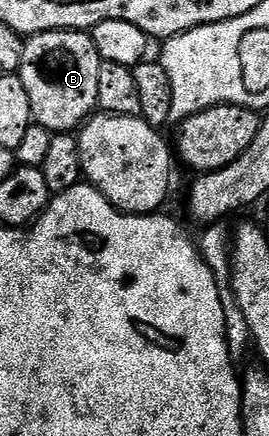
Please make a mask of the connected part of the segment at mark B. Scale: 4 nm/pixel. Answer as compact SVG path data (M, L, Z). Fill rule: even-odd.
M47 30L33 34L24 43L22 60L18 71L26 93L30 95L30 112L35 125L52 131L53 134L71 134L97 113L98 72L100 71L100 53L94 48L91 33L82 30Z

